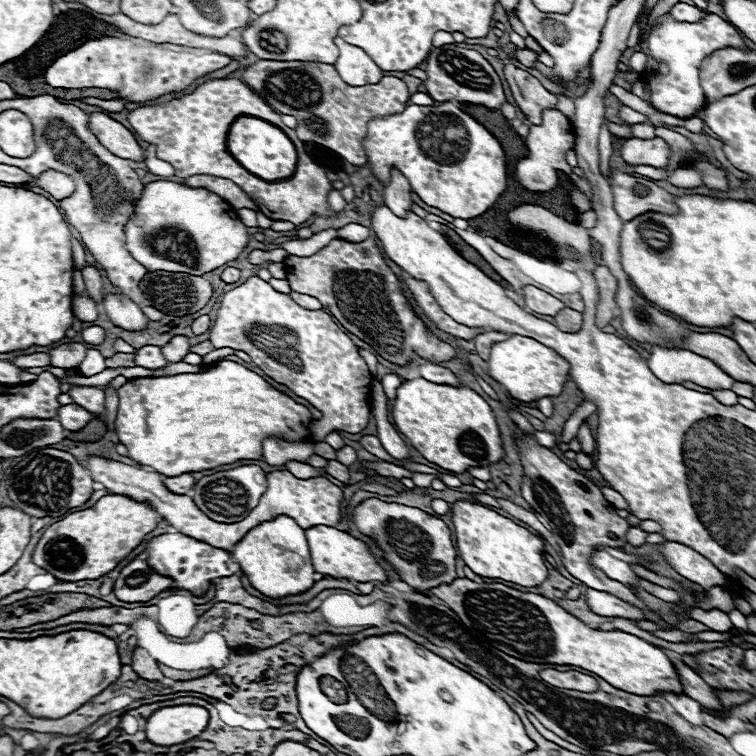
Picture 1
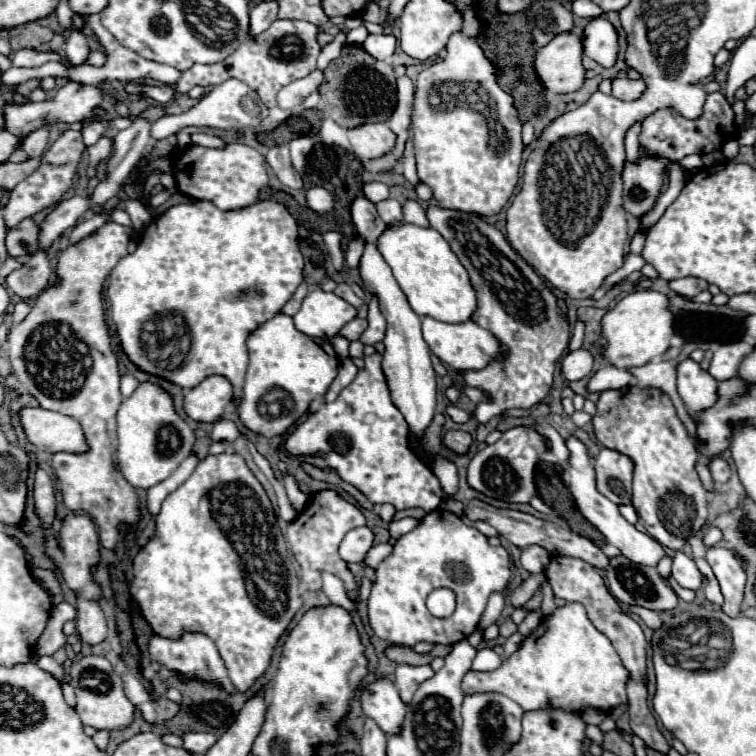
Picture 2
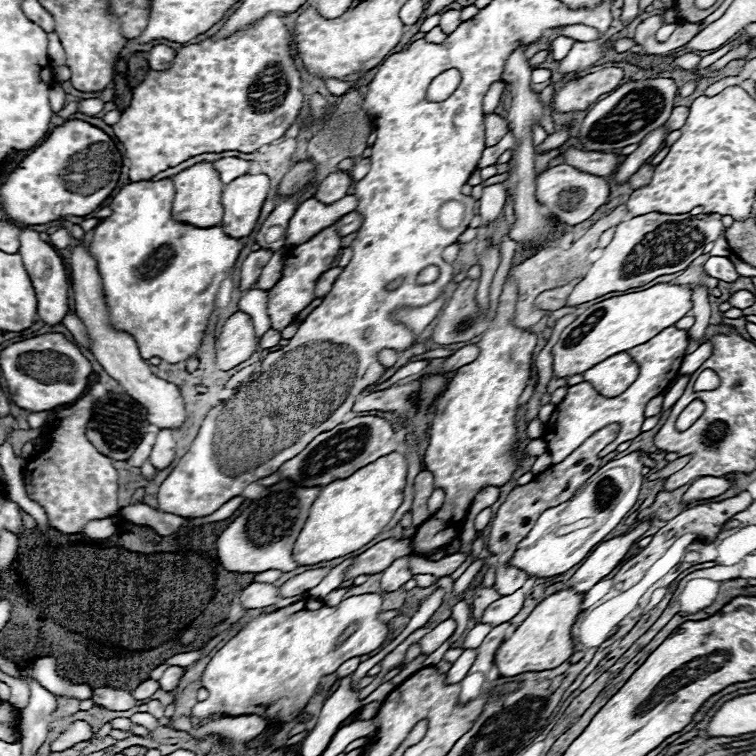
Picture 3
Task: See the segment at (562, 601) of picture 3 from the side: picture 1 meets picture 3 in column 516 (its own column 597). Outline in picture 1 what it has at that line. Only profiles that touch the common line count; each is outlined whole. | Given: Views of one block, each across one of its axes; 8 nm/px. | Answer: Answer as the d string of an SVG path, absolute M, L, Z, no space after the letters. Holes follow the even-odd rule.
M456 578L450 584L440 584L432 588L432 592L458 614L462 624L476 638L490 642L494 648L514 658L536 664L580 666L598 674L614 688L638 696L652 696L664 690L682 692L678 672L662 648L656 648L634 634L592 628L542 594L520 592L500 580L478 584L468 578Z

